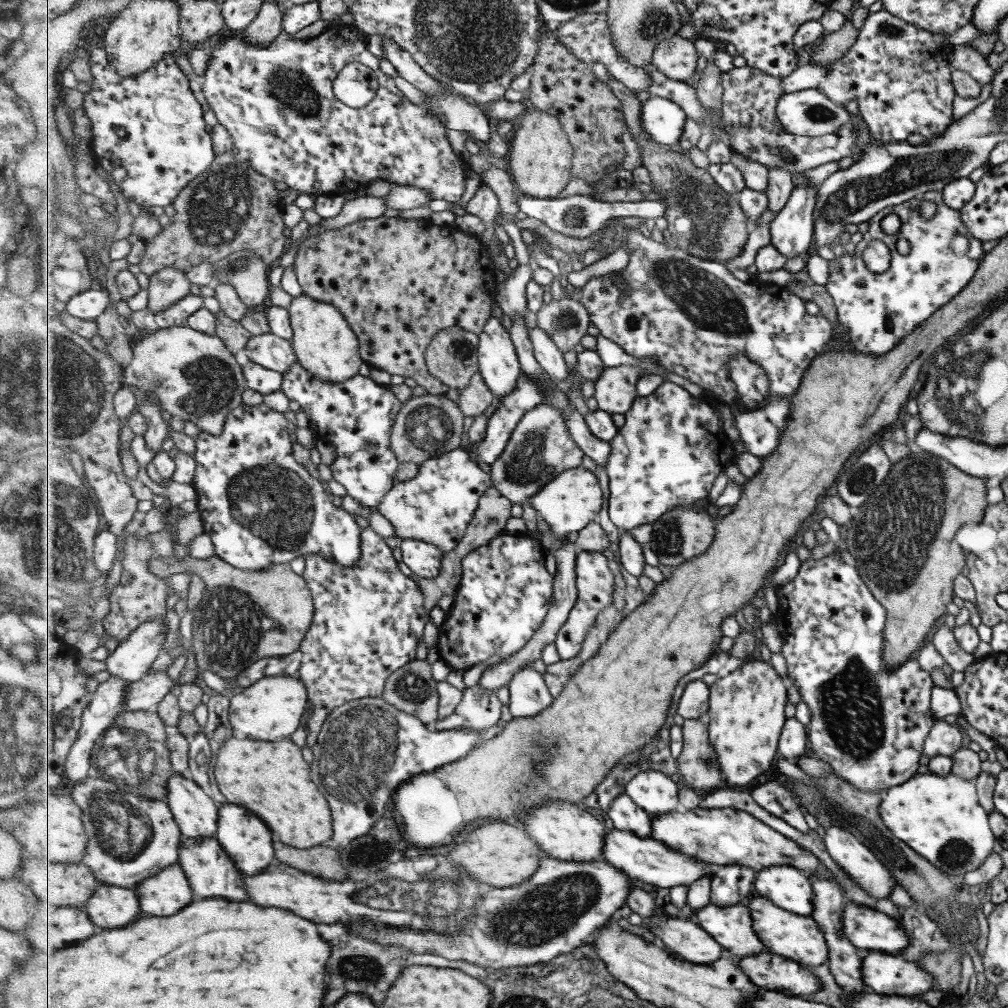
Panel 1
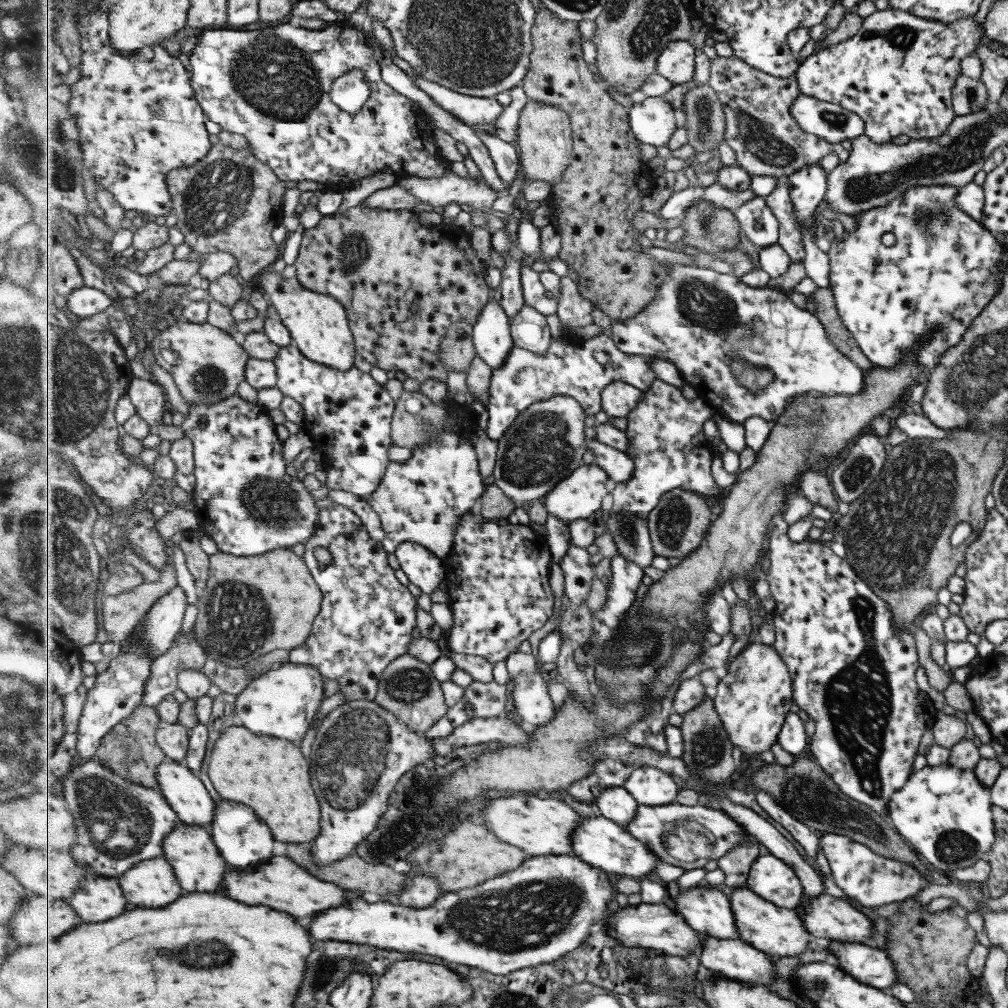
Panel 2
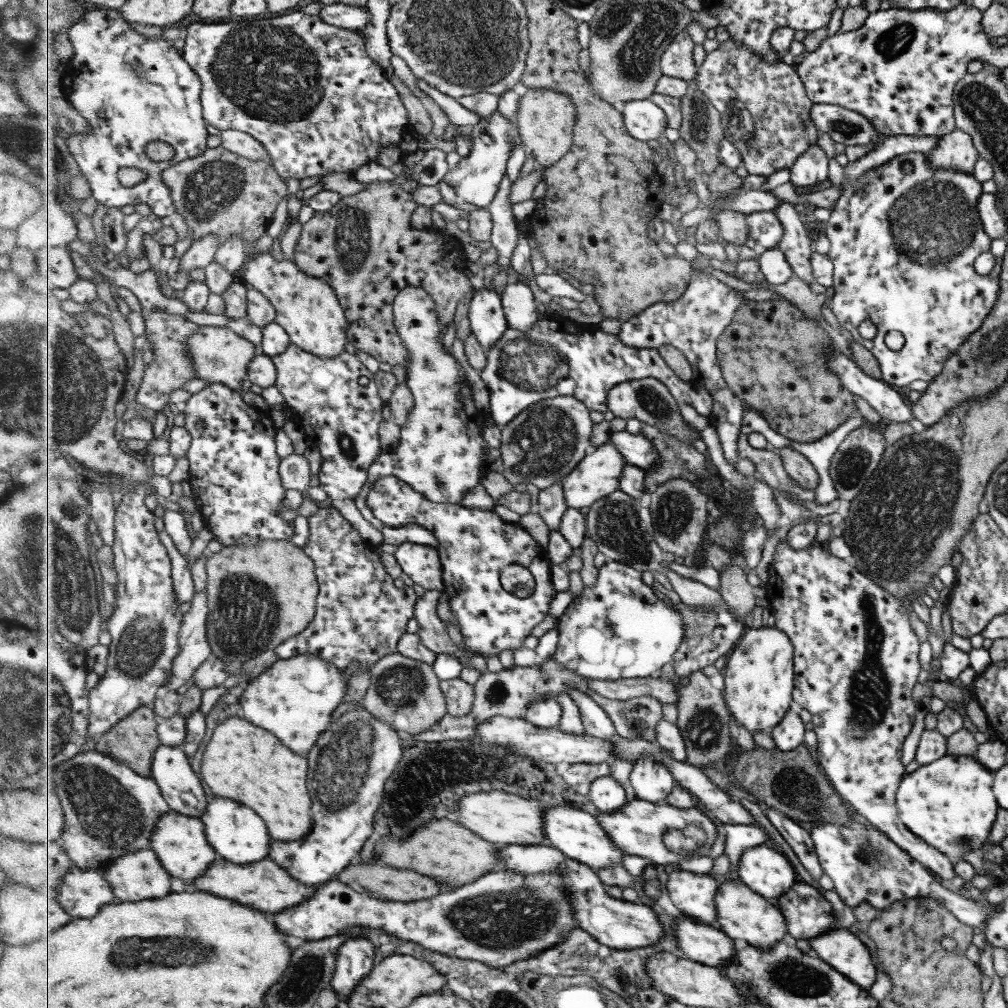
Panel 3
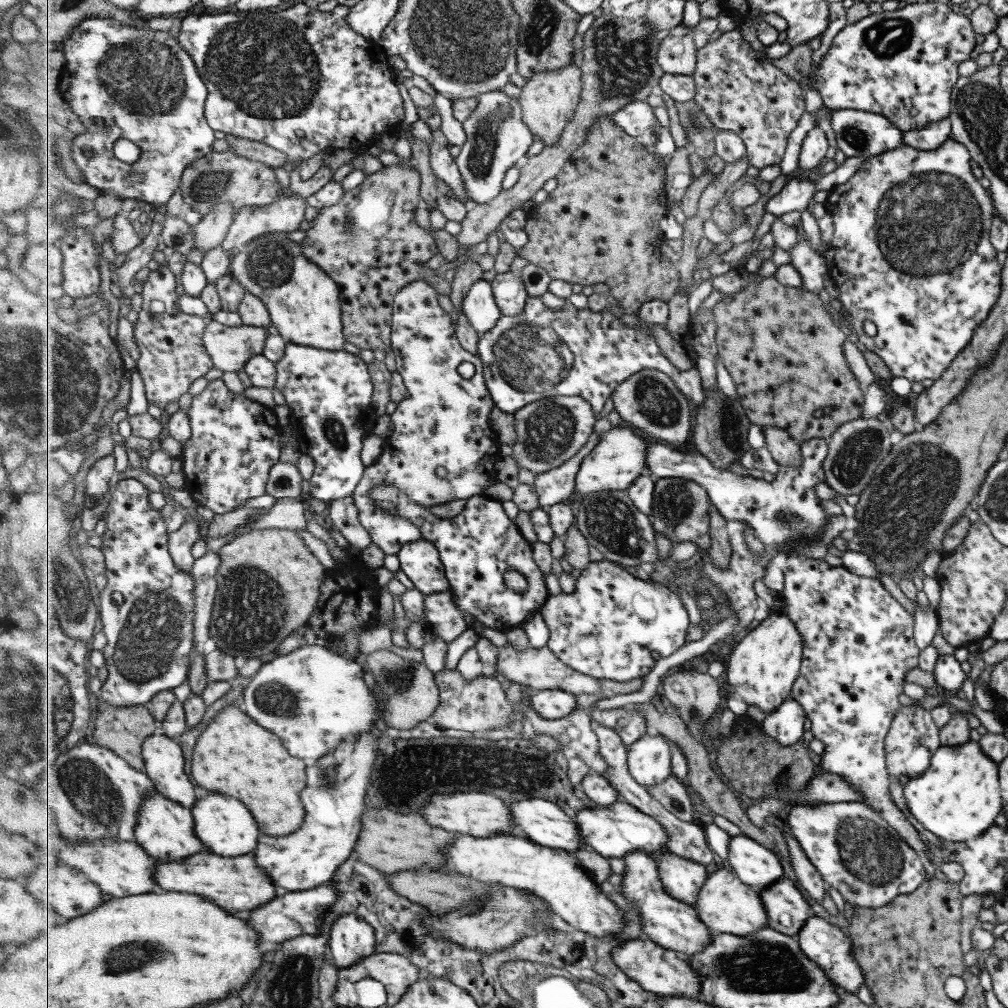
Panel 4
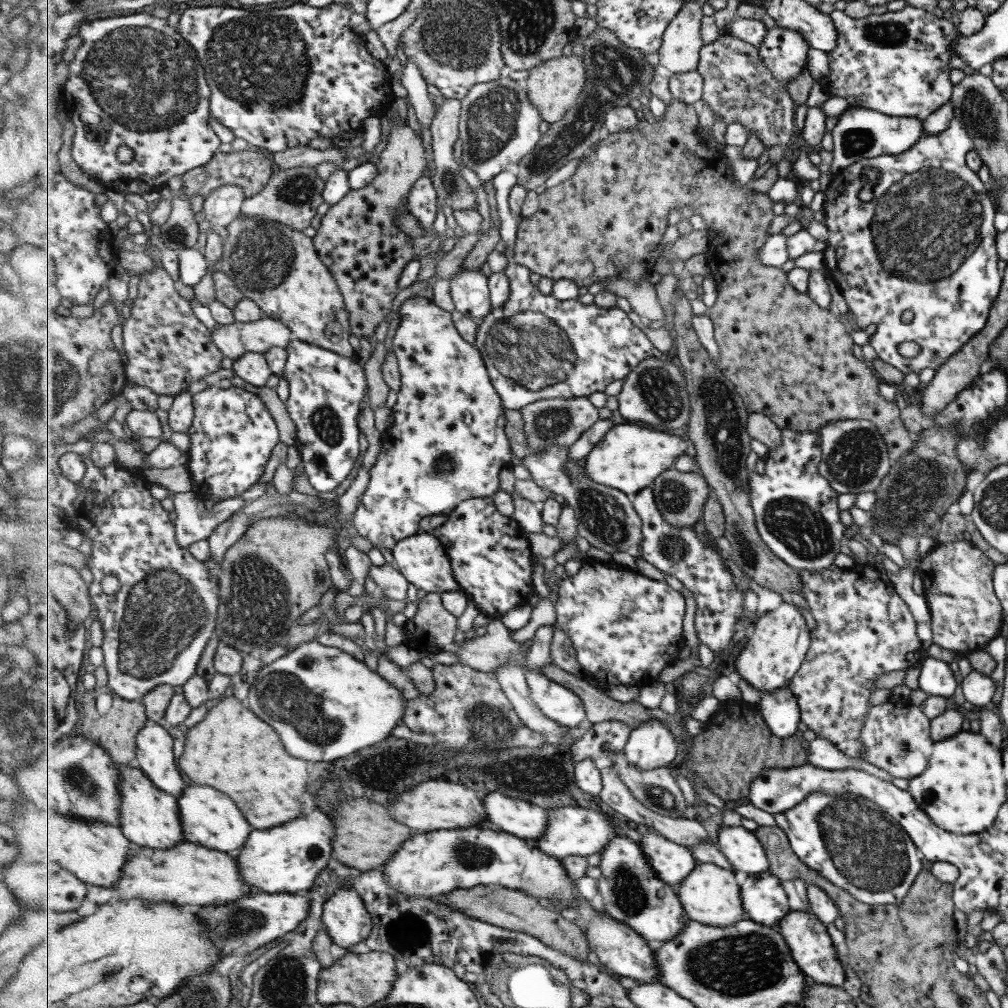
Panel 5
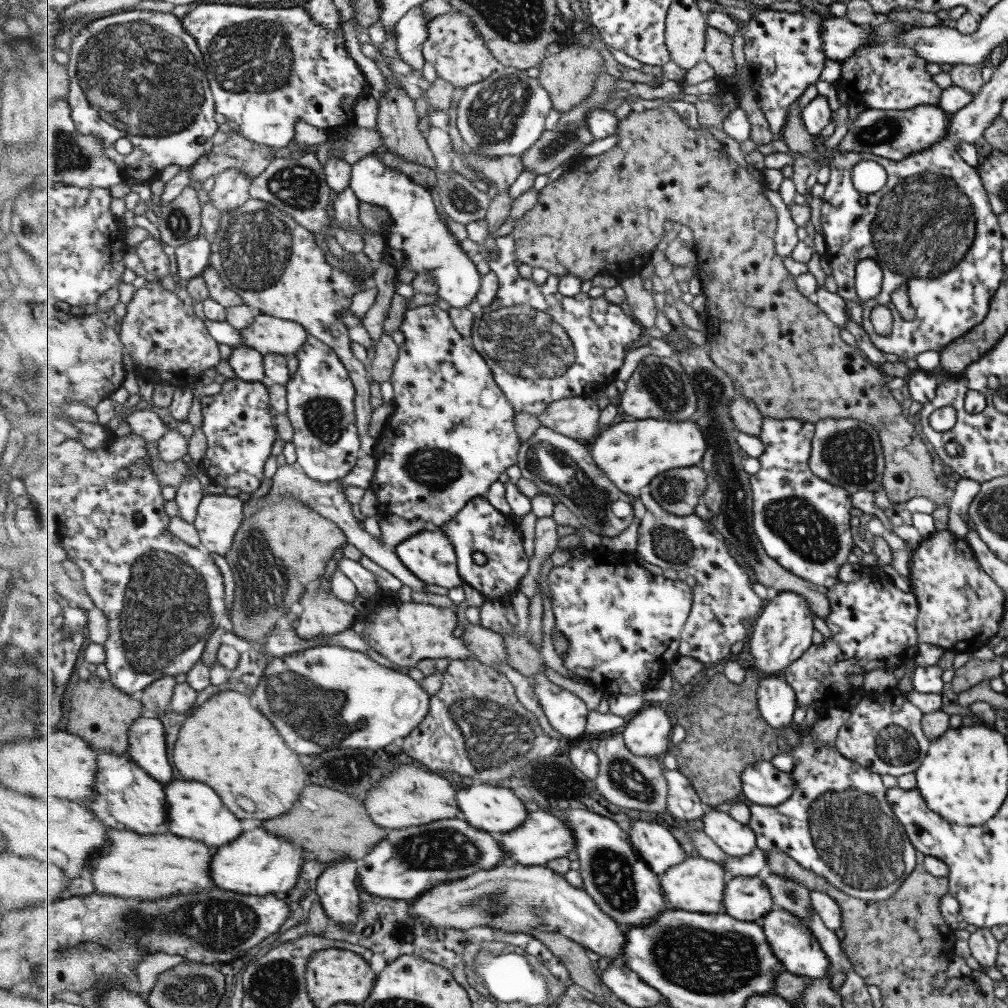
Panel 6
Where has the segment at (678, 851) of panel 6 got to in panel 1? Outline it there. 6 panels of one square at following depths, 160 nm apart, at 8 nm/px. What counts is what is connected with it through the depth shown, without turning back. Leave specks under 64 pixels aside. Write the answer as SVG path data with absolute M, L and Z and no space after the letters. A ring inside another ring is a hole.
M709 903L696 910L696 918L736 958L757 956L768 951L764 941L757 936L752 909L747 903L733 906Z

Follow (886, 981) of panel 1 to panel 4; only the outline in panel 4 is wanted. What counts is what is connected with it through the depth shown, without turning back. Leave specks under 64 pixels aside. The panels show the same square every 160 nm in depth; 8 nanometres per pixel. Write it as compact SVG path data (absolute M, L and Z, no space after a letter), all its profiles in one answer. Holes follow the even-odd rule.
M812 915L807 917L803 928L797 934L800 947L815 965L824 970L833 984L840 986L840 990L855 994L861 985L864 985L864 970L861 970L856 961L851 938L846 931L828 923L825 918Z

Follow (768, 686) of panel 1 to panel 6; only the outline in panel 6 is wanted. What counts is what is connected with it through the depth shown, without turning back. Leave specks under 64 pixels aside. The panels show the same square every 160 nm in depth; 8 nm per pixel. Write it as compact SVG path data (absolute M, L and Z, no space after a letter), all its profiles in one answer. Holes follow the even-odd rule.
M791 591L779 592L753 623L748 655L752 668L769 674L786 670L792 662L799 660L812 646L811 632L813 629L810 608L807 606L805 597Z

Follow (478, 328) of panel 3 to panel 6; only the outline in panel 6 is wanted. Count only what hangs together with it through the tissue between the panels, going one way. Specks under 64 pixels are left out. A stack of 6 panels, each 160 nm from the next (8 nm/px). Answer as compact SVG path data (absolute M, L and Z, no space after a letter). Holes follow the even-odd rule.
M375 153L352 164L351 187L361 201L382 206L390 213L392 224L384 239L387 247L406 255L402 268L415 273L433 273L439 285L438 295L451 307L465 308L476 301L483 280L476 258L471 259L463 252L459 241L441 220L431 190L415 184L407 174L385 166Z

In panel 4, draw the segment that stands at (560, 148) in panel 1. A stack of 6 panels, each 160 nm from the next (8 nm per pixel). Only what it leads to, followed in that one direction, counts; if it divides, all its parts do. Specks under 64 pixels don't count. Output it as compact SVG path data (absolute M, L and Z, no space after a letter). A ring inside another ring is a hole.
M571 64L555 72L541 72L540 75L527 80L522 87L519 97L524 108L524 121L532 130L537 140L544 142L544 146L555 146L561 142L565 128L572 122L580 104L583 89L582 68Z

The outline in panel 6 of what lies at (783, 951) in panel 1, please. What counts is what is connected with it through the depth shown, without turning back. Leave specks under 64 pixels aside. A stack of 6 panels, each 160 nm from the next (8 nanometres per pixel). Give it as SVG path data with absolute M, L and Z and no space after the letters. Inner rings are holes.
M690 856L683 863L660 875L664 895L672 908L689 912L705 914L719 914L727 912L725 908L724 892L727 890L727 876L725 867L711 860Z

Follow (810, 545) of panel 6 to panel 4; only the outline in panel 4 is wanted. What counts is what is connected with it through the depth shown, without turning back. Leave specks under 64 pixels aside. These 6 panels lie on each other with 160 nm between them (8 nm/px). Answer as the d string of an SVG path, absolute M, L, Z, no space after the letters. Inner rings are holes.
M816 438L800 442L802 463L800 468L780 465L773 482L759 478L733 474L729 469L721 470L700 451L682 452L665 444L651 443L648 446L648 474L657 479L684 478L703 486L720 514L728 521L741 522L751 527L766 546L791 549L788 556L797 556L797 549L815 539L825 523L825 512L813 487L824 482L823 462L827 456L827 440Z

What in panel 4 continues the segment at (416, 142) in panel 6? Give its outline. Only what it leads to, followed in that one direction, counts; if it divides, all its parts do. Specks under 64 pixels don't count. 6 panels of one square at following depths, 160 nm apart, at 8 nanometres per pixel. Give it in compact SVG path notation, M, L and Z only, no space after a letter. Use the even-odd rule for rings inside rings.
M391 165L385 166L379 172L371 173L365 179L365 182L360 187L353 189L352 191L346 191L344 197L335 206L328 206L318 211L317 216L312 221L312 228L309 228L305 233L305 238L302 240L302 251L309 260L312 260L315 264L320 265L328 276L331 276L333 280L340 284L342 288L341 303L342 312L344 315L344 333L345 338L348 342L357 346L359 349L377 350L380 349L383 352L392 350L392 318L394 315L394 298L395 295L402 289L405 288L409 283L419 282L419 280L425 280L430 283L431 286L435 287L438 294L444 294L451 296L452 294L452 282L447 282L444 276L433 274L432 269L425 269L421 264L431 260L439 250L437 250L437 244L435 244L435 235L431 234L389 234L389 232L425 232L423 228L417 225L416 212L417 206L419 206L419 200L421 200L421 174L415 169L415 167L409 165Z

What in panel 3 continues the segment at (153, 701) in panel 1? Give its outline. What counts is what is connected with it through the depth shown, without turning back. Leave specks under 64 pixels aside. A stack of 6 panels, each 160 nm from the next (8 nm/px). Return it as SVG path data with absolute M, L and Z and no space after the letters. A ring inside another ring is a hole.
M207 588L195 593L191 607L183 616L181 625L181 652L175 659L172 675L163 691L176 690L191 681L197 669L213 654L208 641L207 616L209 616Z

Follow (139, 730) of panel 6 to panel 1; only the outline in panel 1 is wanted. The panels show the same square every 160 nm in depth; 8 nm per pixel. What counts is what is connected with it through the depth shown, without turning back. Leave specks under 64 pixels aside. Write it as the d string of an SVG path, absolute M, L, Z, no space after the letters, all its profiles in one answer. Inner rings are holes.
M175 774L168 780L168 805L185 837L216 837L220 805L189 775Z

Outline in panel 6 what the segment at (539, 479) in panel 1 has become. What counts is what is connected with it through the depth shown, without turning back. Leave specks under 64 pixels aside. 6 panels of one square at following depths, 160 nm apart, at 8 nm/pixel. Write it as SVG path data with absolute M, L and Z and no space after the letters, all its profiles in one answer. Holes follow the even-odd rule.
M575 397L553 401L539 418L543 426L548 426L569 438L590 443L599 434L597 427L600 425L601 415L602 410L597 406L596 400L591 400L590 397Z

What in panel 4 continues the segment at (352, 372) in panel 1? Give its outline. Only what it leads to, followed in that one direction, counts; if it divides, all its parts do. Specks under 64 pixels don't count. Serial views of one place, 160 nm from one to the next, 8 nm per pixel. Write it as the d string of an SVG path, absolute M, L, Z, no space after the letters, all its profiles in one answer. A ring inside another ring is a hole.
M285 233L262 234L232 255L230 275L241 283L246 291L258 296L267 305L276 332L289 342L330 351L345 348L345 325L341 308L343 299L340 296L342 288L320 265L304 255L302 241L295 242L285 236Z

